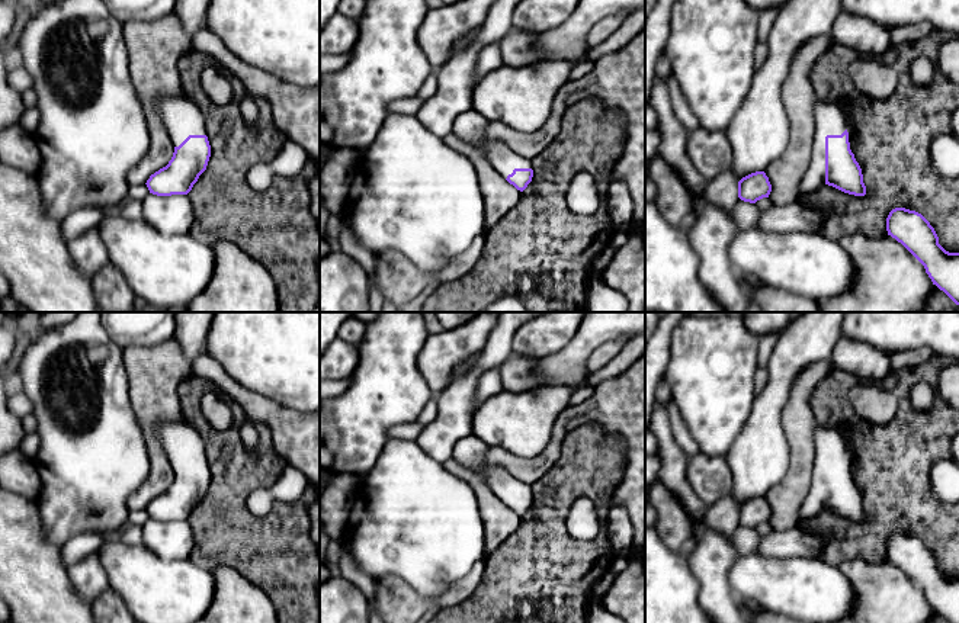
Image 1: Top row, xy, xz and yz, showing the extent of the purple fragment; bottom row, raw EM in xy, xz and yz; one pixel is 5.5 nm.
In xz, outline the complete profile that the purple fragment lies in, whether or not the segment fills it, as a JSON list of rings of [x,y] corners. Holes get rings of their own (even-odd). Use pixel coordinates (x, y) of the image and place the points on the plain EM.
[[[469,434],[455,443],[452,459],[456,465],[477,471],[498,501],[523,517],[533,502],[530,484],[511,476],[495,465],[487,463],[485,453],[488,449],[487,443]]]

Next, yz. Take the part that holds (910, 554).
[[[895,533],[886,543],[888,561],[901,568],[926,594],[926,598],[949,623],[959,623],[959,578],[949,578],[939,569],[930,547],[918,537]]]

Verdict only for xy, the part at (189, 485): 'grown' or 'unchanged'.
grown

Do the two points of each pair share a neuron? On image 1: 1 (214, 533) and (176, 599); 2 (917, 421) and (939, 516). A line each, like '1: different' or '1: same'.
1: different
2: same

